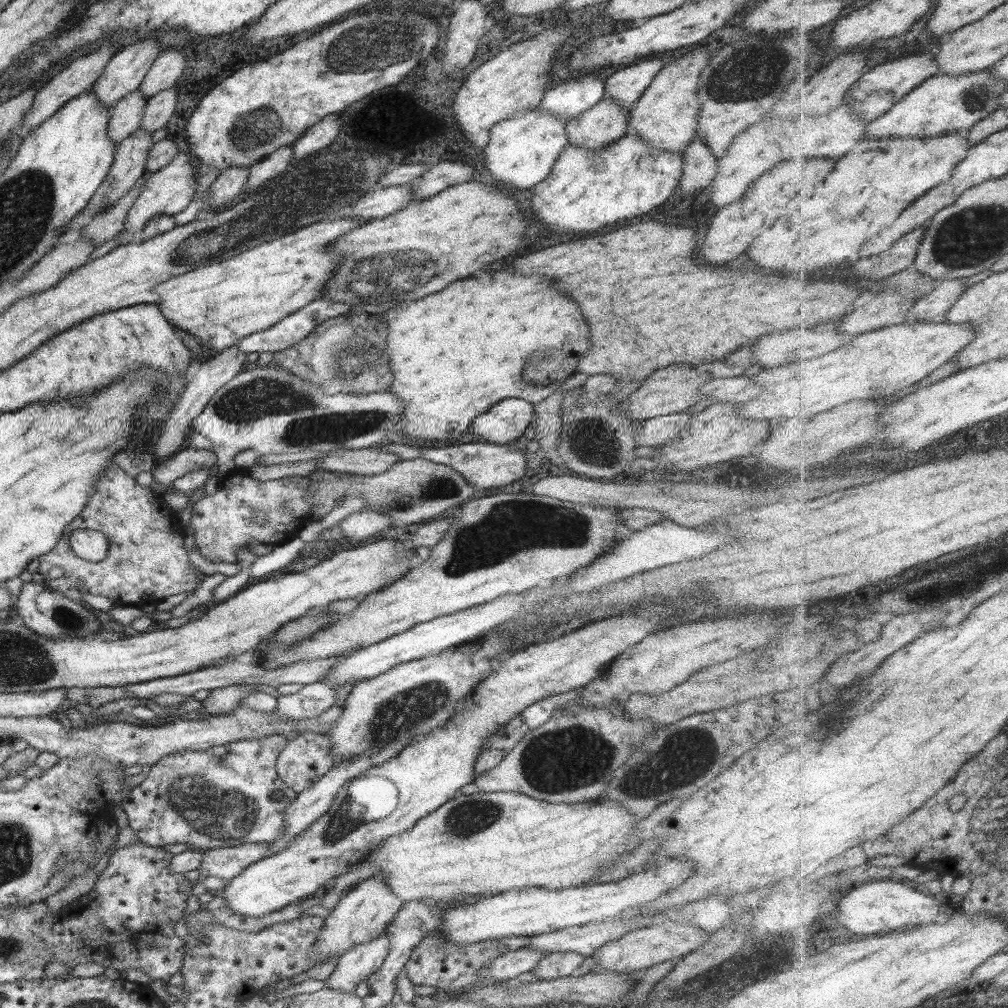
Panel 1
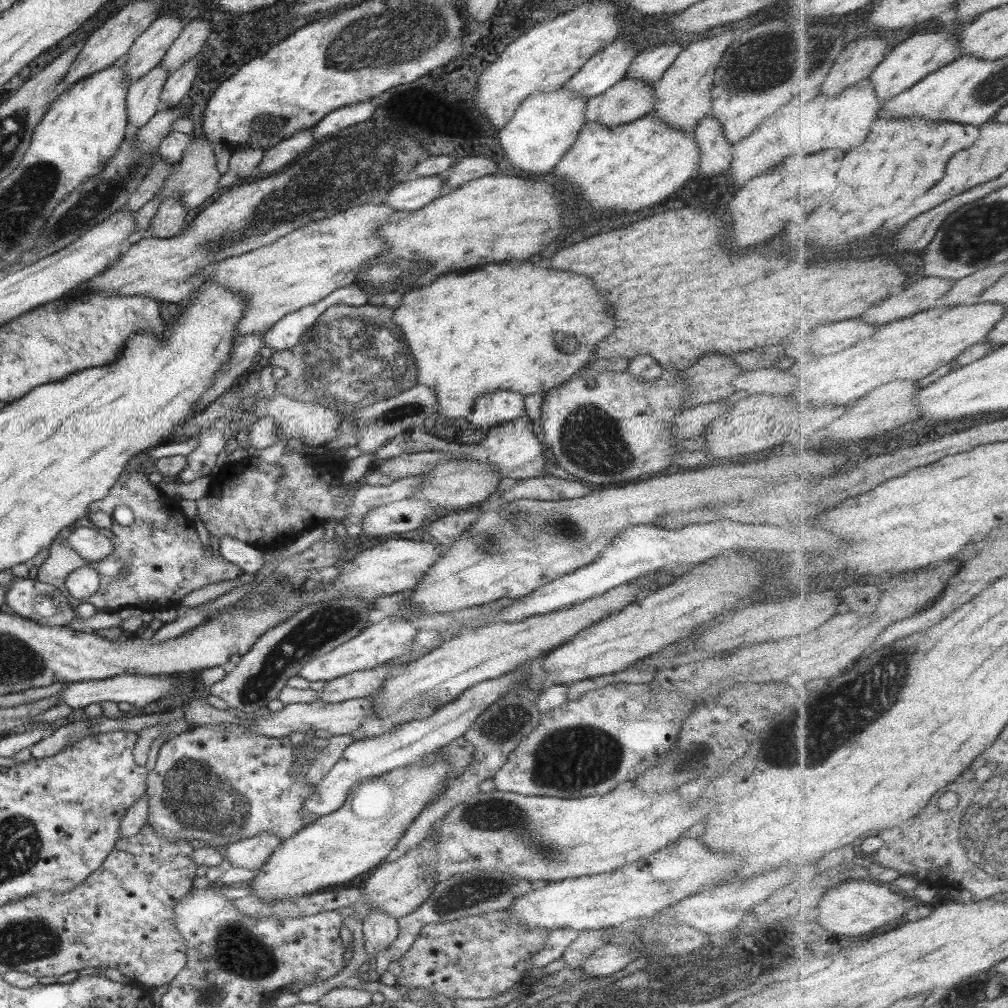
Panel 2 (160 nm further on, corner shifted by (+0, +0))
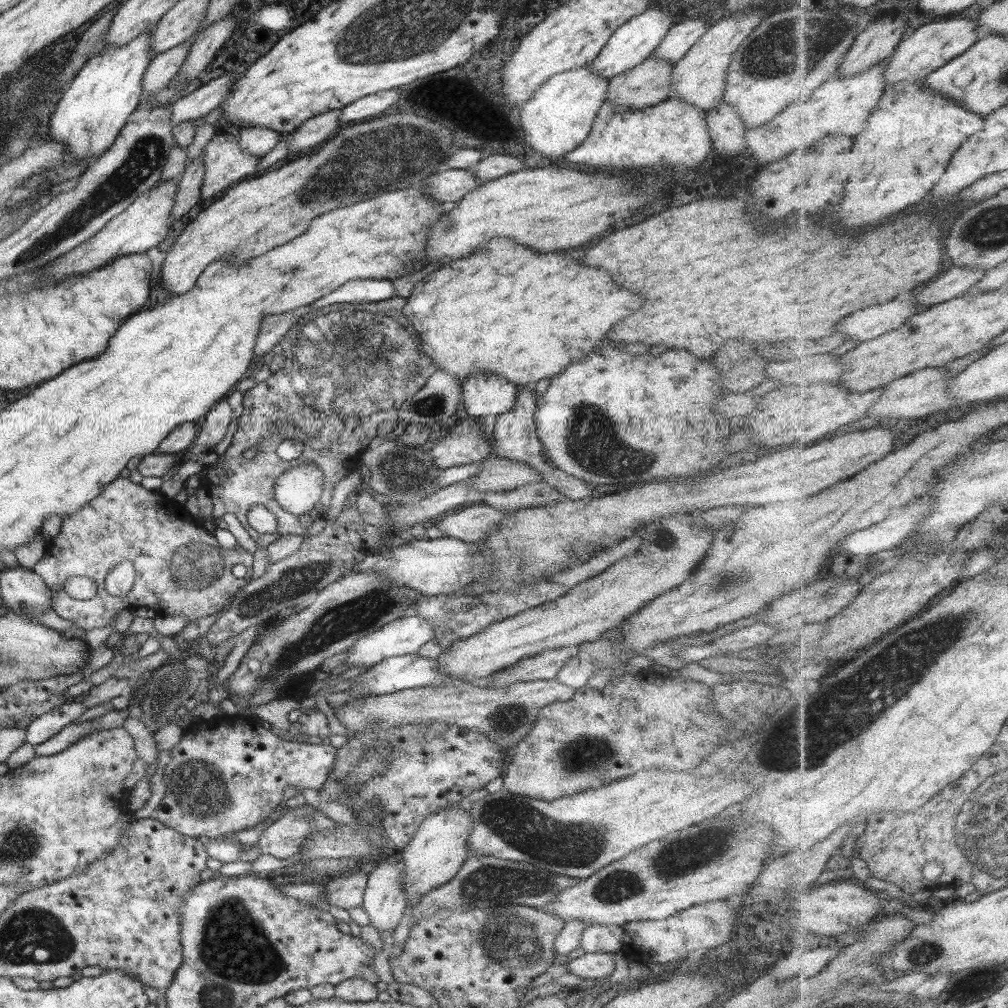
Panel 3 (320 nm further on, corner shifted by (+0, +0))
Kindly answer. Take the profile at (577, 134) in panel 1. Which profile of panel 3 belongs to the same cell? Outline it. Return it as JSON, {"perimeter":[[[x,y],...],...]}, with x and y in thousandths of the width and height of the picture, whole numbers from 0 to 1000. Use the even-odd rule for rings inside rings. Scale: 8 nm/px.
{"perimeter":[[[642,57],[628,67],[620,68],[603,79],[603,102],[625,108],[637,108],[665,95],[665,77],[669,63]]]}

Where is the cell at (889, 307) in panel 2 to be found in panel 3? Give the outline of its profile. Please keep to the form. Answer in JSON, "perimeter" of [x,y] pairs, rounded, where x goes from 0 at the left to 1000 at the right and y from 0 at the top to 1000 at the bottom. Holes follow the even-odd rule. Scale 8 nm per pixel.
{"perimeter":[[[941,264],[939,270],[908,293],[909,303],[924,304],[954,295],[964,289],[979,272],[979,268],[963,268]]]}

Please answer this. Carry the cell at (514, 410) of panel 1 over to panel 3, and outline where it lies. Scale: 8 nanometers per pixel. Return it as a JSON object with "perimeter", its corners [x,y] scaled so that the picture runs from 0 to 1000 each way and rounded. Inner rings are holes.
{"perimeter":[[[467,370],[456,384],[461,409],[471,416],[503,409],[510,402],[512,383],[491,370]]]}

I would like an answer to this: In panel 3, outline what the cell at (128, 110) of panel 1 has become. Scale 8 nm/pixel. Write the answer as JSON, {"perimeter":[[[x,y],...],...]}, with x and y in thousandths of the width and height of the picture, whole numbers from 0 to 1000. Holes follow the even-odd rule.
{"perimeter":[[[182,41],[152,56],[142,72],[140,100],[145,100],[150,94],[156,93],[167,82],[167,79],[176,73],[185,60],[188,47],[188,41]]]}

